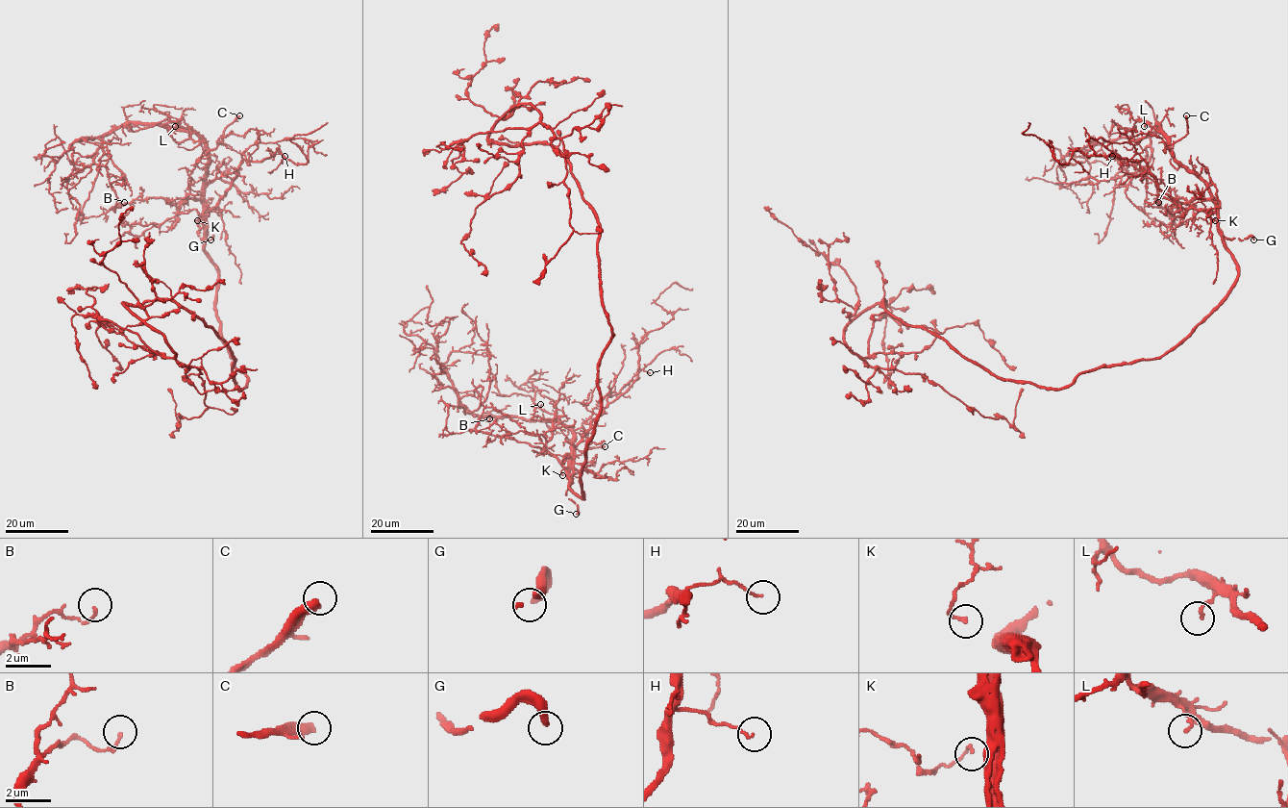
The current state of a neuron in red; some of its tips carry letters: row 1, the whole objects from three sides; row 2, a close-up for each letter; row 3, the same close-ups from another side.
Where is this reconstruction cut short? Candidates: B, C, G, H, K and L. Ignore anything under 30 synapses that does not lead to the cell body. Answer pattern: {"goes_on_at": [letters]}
{"goes_on_at": ["C"]}

